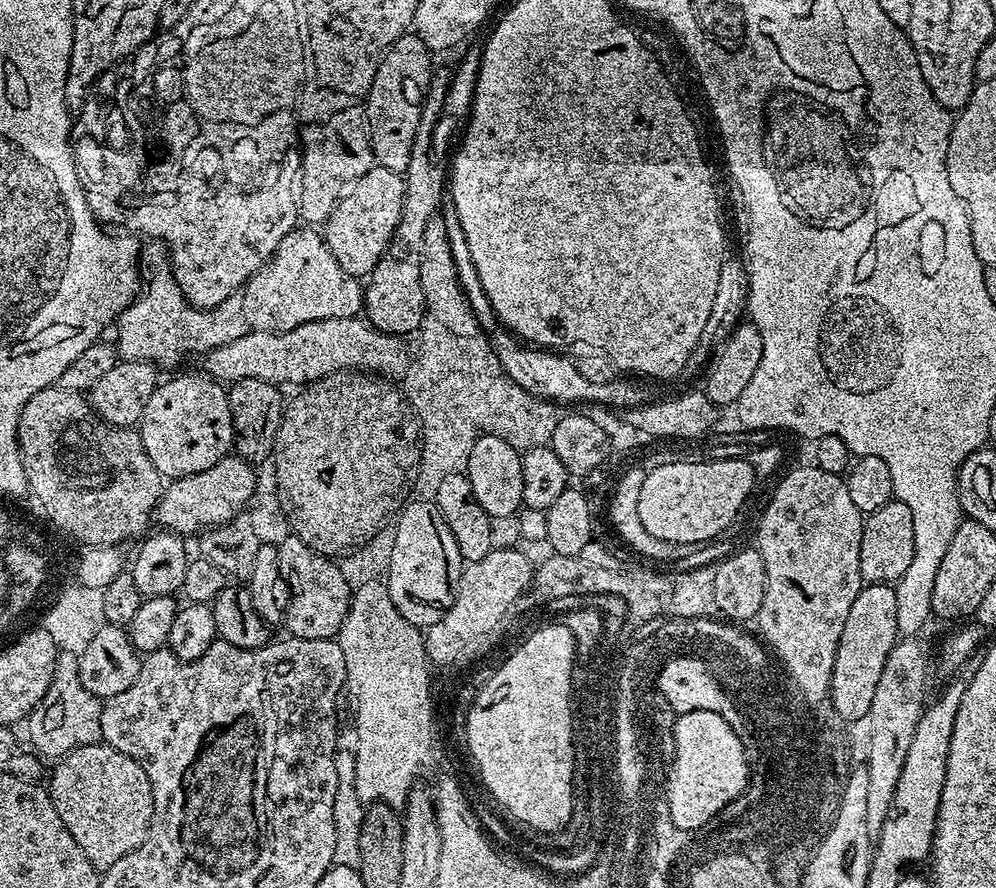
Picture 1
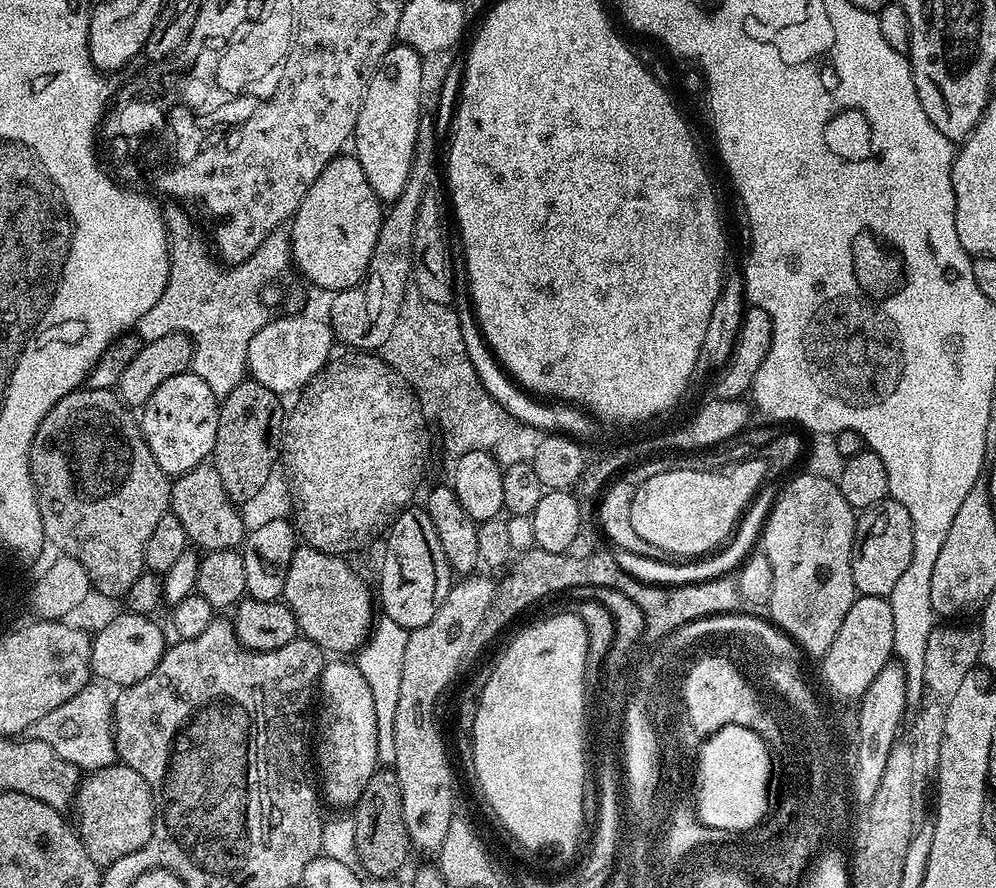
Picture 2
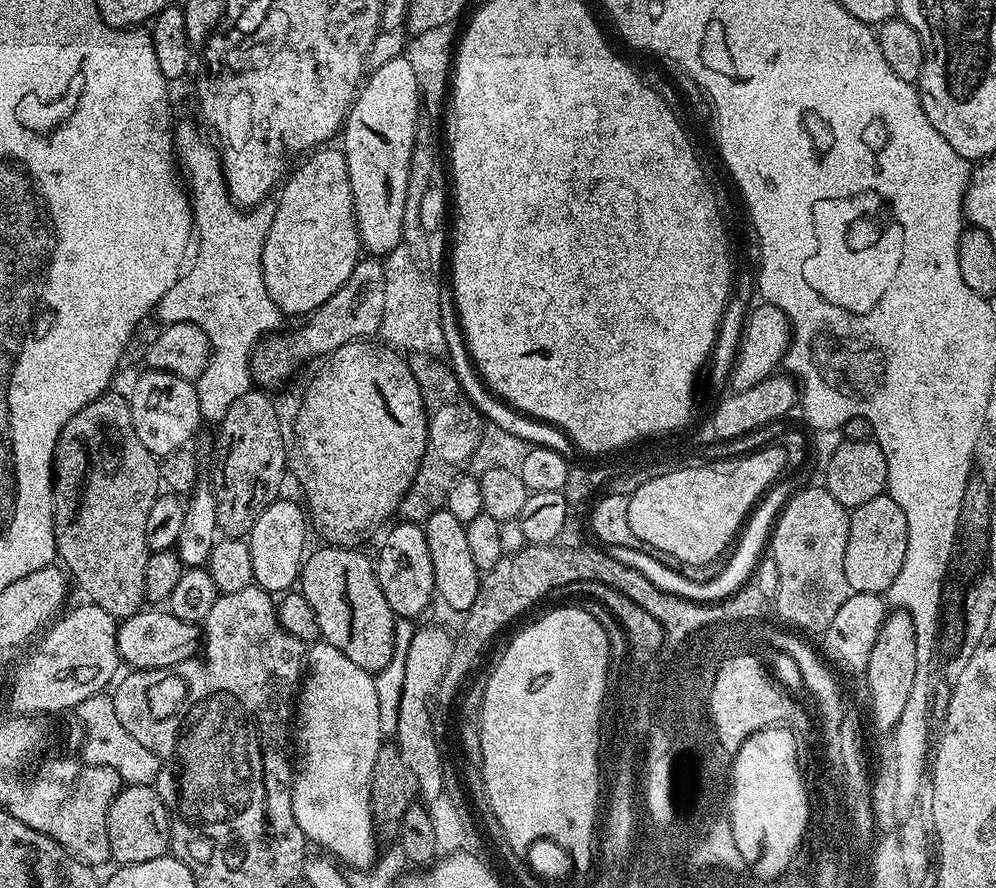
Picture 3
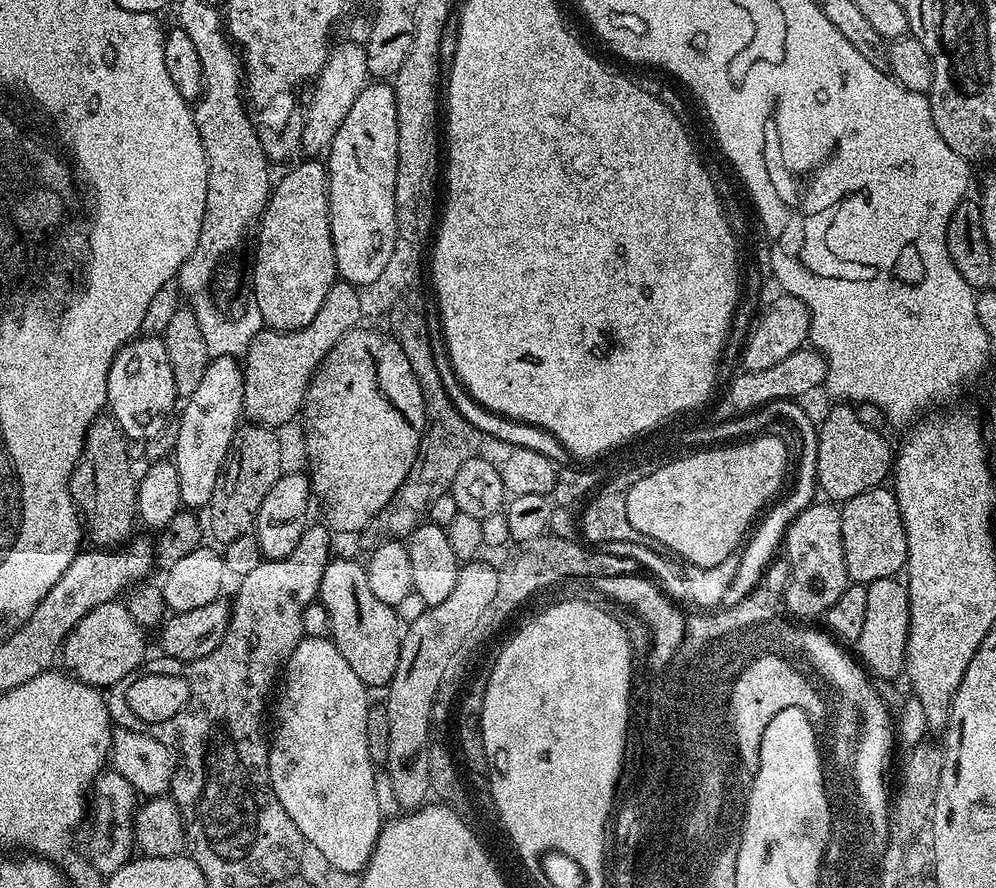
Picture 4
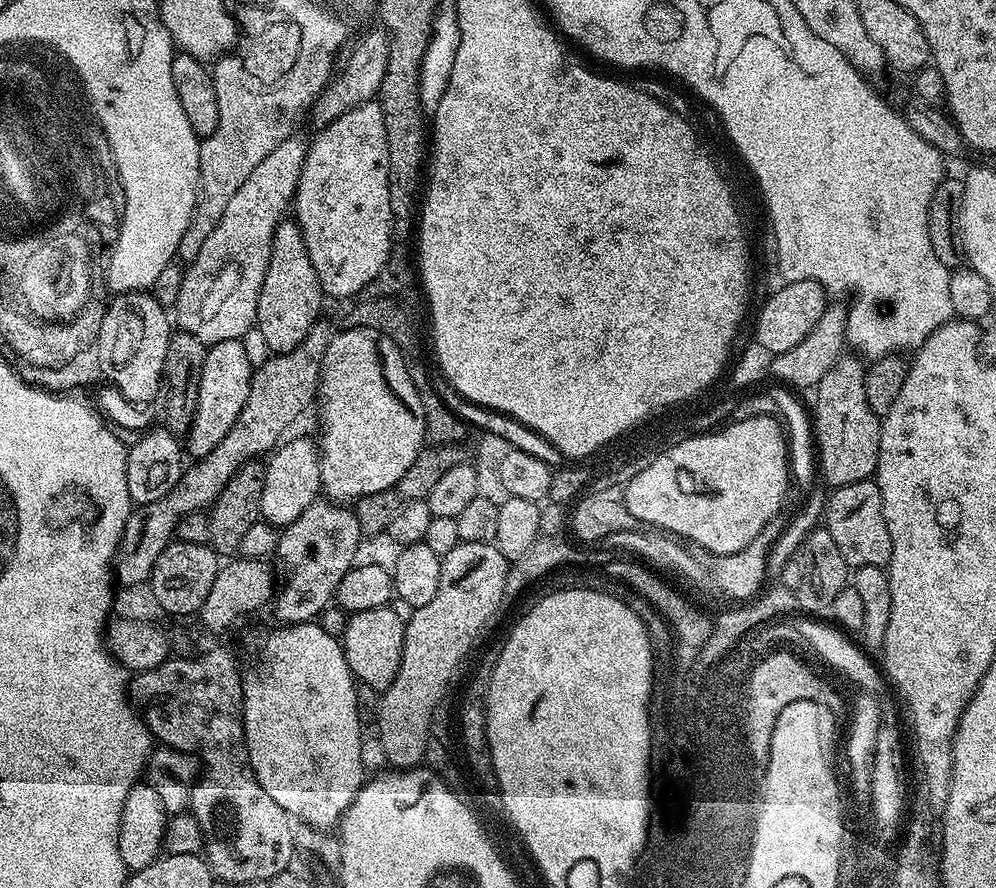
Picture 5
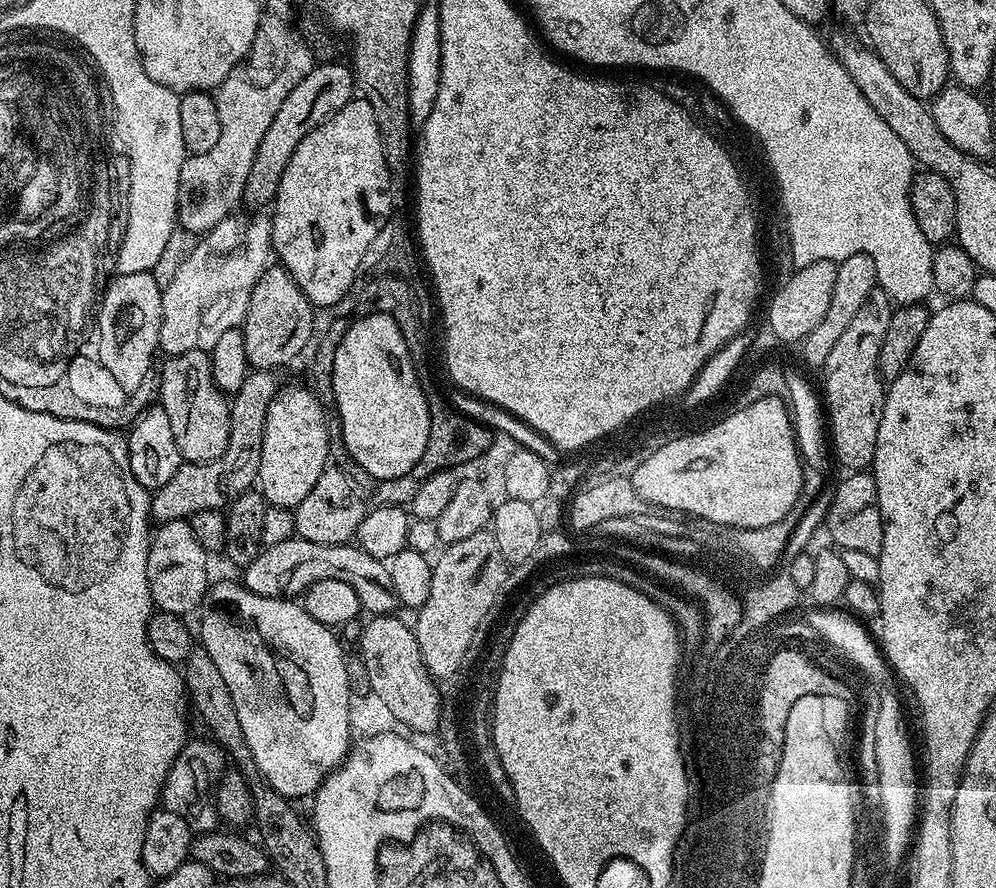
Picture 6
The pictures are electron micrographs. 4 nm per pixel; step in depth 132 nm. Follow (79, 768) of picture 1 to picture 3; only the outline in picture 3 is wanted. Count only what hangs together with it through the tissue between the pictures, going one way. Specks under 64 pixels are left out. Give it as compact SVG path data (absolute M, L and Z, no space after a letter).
M130 784L120 793L108 811L106 830L110 838L111 859L117 865L148 862L170 852L170 821L162 798L152 784Z

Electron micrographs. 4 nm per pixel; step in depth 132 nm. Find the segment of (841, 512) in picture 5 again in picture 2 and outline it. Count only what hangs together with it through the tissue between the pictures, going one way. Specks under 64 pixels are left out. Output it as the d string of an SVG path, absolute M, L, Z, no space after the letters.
M891 498L863 509L856 518L856 537L852 547L852 573L857 593L862 596L891 596L898 578L910 566L914 554L914 526L906 506Z

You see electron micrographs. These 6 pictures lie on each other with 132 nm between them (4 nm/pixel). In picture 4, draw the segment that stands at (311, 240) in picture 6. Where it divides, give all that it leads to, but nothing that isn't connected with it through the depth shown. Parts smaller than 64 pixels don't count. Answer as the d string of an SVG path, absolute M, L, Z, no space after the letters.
M388 82L366 84L362 94L354 98L346 122L338 126L332 145L326 150L328 170L328 217L330 234L334 242L336 275L345 284L363 286L378 278L377 272L386 269L386 262L394 254L396 238L396 207L394 206L394 186L398 174L398 106L396 89Z

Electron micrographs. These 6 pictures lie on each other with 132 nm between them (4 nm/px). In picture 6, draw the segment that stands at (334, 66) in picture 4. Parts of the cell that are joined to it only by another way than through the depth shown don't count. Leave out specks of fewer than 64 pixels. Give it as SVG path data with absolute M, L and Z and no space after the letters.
M252 214L249 220L240 215L227 216L214 230L199 237L186 262L178 266L174 282L163 288L159 351L165 357L190 350L211 353L226 330L243 325L250 294L254 294L258 278L270 267L273 251L271 219L264 214Z

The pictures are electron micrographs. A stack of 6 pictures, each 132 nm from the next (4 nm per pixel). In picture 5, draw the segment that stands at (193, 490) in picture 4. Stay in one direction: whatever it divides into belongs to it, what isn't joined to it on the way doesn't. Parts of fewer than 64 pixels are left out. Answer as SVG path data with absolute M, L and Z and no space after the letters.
M243 339L227 340L211 345L204 353L202 374L198 382L198 406L196 417L186 433L186 452L189 457L208 456L230 434L230 426L238 422L242 406L246 406L246 397L250 394L250 382L254 366L248 357L248 346Z

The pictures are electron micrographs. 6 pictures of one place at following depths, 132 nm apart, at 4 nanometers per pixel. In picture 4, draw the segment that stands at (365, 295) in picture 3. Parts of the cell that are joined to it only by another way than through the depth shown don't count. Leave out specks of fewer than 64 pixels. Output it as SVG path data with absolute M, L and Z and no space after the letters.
M337 282L326 294L326 302L322 302L322 310L318 310L310 326L293 332L262 330L253 338L242 357L244 416L251 423L277 426L301 415L308 383L321 364L321 353L331 348L332 341L356 320L358 304L357 285Z

